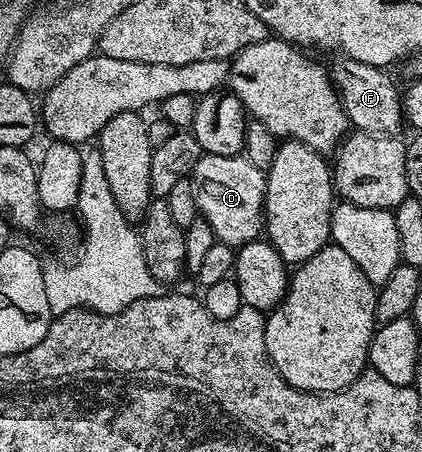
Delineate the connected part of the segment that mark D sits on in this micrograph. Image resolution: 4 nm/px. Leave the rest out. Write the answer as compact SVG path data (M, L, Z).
M202 154L191 176L195 201L200 218L211 225L220 242L236 249L260 240L263 235L265 214L265 176L251 161L241 155L219 157Z

